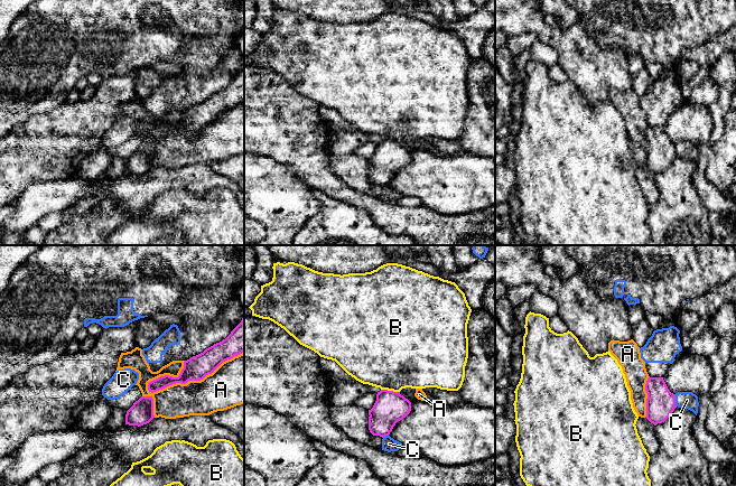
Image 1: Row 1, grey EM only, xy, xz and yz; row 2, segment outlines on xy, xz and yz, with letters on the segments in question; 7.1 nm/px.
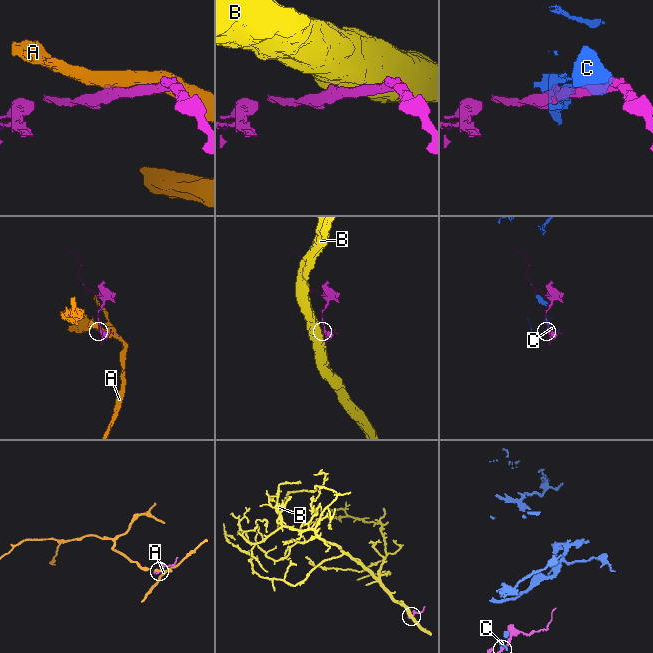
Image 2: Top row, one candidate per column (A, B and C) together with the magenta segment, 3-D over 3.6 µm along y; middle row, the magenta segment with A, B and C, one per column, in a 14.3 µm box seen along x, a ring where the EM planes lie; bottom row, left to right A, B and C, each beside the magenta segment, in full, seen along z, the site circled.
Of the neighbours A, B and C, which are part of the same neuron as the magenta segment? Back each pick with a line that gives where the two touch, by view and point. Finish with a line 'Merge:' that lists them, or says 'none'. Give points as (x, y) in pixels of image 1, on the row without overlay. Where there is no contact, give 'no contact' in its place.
Merge: none

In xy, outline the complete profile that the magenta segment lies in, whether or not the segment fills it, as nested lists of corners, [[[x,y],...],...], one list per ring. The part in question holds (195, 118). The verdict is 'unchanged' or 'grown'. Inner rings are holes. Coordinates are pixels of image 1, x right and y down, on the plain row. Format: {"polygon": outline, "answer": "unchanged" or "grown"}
{"polygon": [[[244,65],[231,83],[220,92],[206,97],[203,102],[184,111],[178,127],[160,125],[148,132],[149,141],[153,142],[169,134],[188,130],[201,130],[212,123],[223,111],[244,101]]], "answer": "unchanged"}

